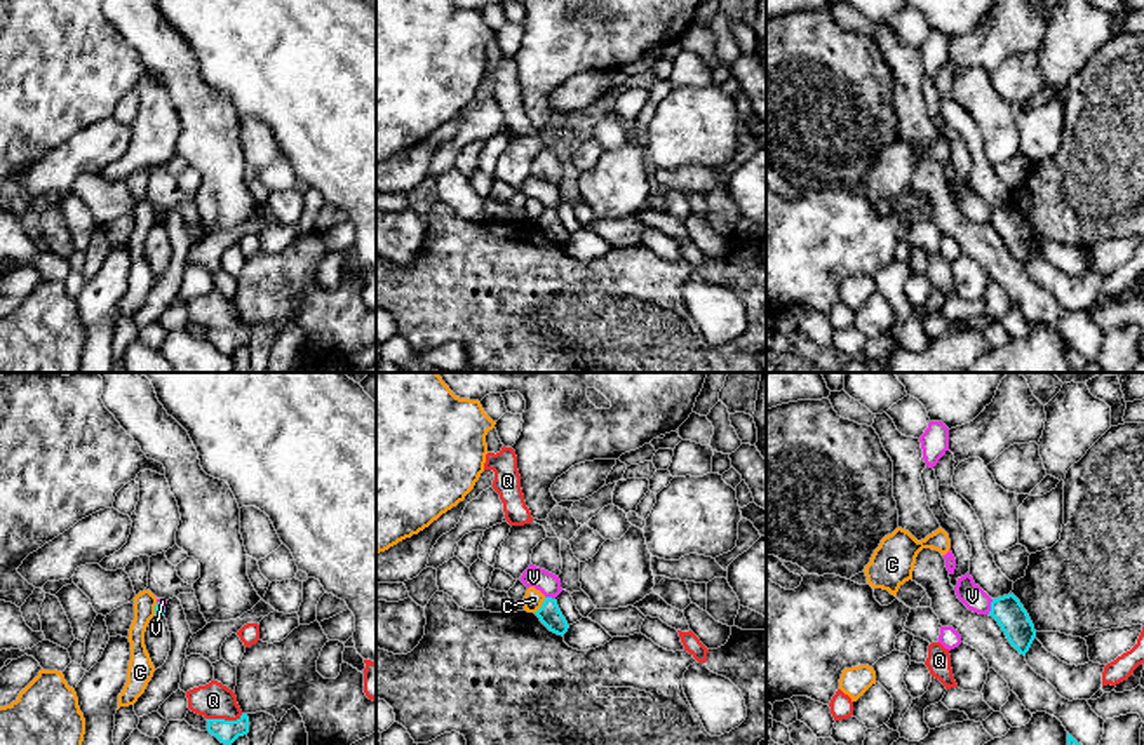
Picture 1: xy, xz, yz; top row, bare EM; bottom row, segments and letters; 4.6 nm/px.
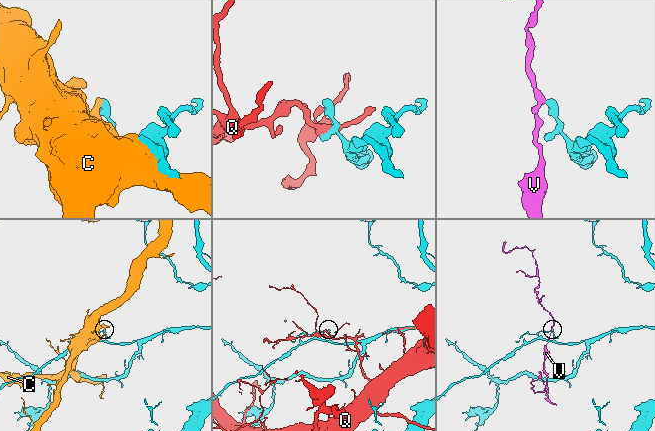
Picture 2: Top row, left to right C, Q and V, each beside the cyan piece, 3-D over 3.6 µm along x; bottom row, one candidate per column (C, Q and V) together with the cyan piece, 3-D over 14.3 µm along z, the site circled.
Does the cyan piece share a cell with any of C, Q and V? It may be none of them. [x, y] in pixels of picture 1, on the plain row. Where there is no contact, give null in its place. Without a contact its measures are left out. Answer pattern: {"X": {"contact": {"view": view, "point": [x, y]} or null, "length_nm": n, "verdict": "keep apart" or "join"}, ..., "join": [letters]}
{"C": {"contact": {"view": "xz", "point": [542, 216]}, "length_nm": 90, "verdict": "keep apart"}, "Q": {"contact": {"view": "xy", "point": [223, 329]}, "length_nm": 170, "verdict": "keep apart"}, "V": {"contact": {"view": "yz", "point": [991, 216]}, "length_nm": 80, "verdict": "keep apart"}, "join": []}

